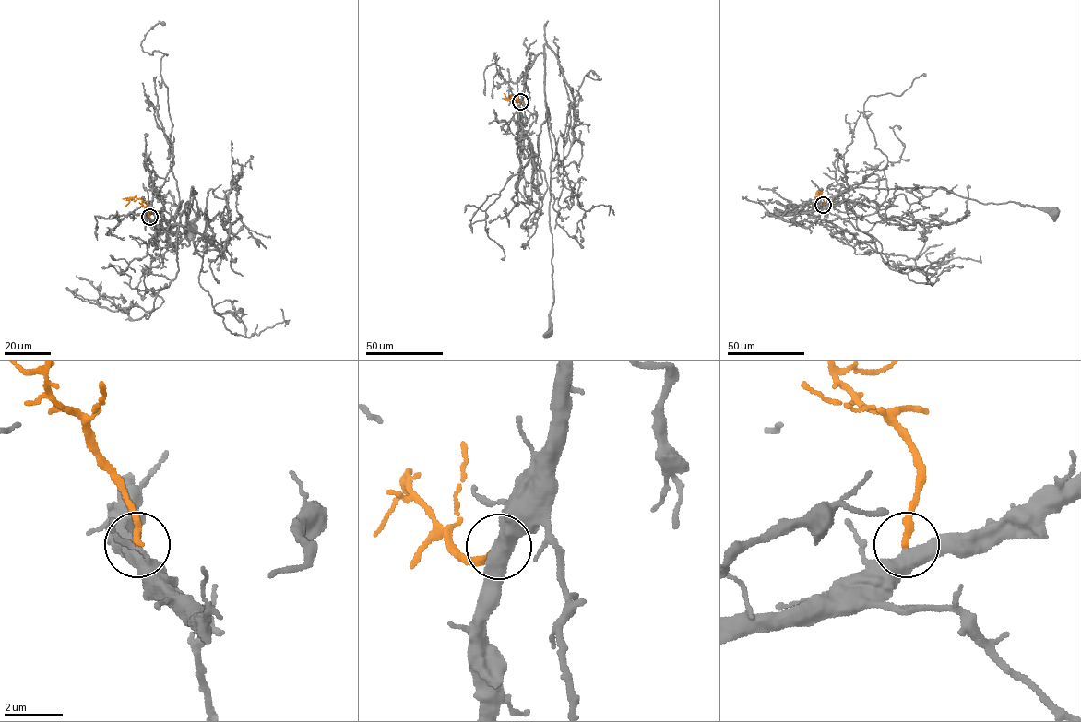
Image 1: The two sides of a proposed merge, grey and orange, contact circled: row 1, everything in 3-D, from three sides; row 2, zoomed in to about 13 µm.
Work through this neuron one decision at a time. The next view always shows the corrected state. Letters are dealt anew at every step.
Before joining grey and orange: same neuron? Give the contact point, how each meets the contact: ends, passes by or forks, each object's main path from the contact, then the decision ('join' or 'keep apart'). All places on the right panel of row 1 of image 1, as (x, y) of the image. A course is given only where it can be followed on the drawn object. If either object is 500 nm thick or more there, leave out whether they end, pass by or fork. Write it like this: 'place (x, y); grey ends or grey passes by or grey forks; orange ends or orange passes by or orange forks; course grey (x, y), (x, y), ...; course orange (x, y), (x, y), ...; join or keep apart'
place (823, 205); grey passes by; orange ends; course grey (823, 205), (775, 209), (808, 213), (856, 187), (923, 187), (1055, 214); course orange (823, 205), (824, 200), (816, 192), (819, 190), (814, 196); join

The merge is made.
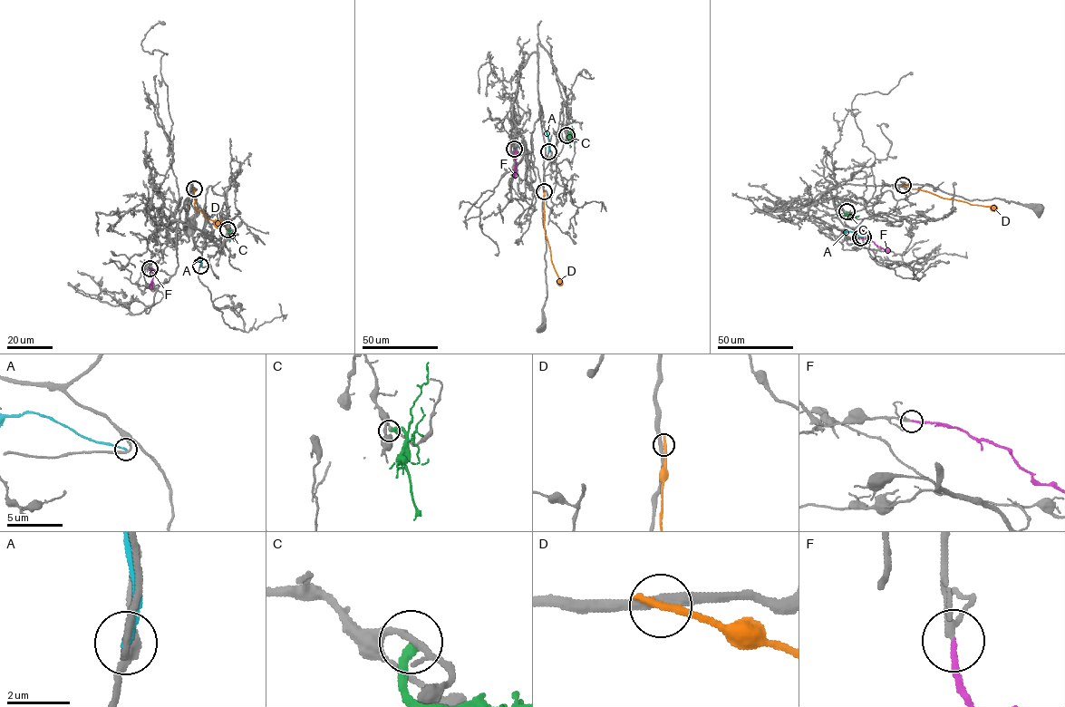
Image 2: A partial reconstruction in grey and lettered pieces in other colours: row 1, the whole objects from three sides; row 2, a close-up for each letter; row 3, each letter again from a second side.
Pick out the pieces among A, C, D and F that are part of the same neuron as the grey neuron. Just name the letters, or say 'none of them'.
F

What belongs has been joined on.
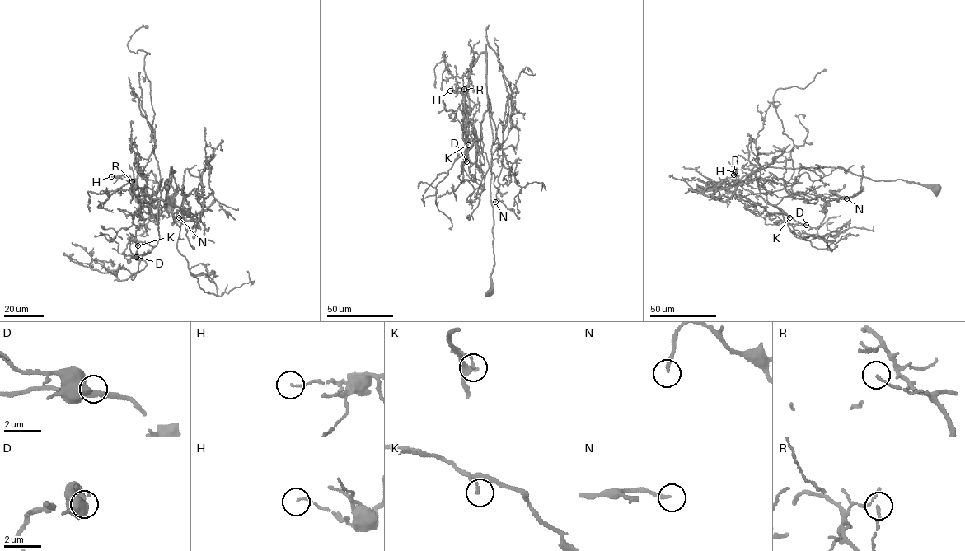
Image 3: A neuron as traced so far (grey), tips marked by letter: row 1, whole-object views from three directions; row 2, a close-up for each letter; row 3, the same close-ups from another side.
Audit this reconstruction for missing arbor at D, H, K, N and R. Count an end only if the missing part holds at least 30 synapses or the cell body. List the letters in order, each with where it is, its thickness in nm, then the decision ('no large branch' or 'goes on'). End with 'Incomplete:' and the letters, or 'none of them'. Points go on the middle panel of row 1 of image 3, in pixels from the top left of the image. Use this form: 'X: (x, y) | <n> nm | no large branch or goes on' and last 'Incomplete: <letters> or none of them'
D: (466, 161) | 550 nm | no large branch
H: (450, 91) | 90 nm | no large branch
K: (468, 145) | 110 nm | no large branch
N: (495, 202) | 170 nm | goes on
R: (464, 89) | 120 nm | no large branch
Incomplete: N

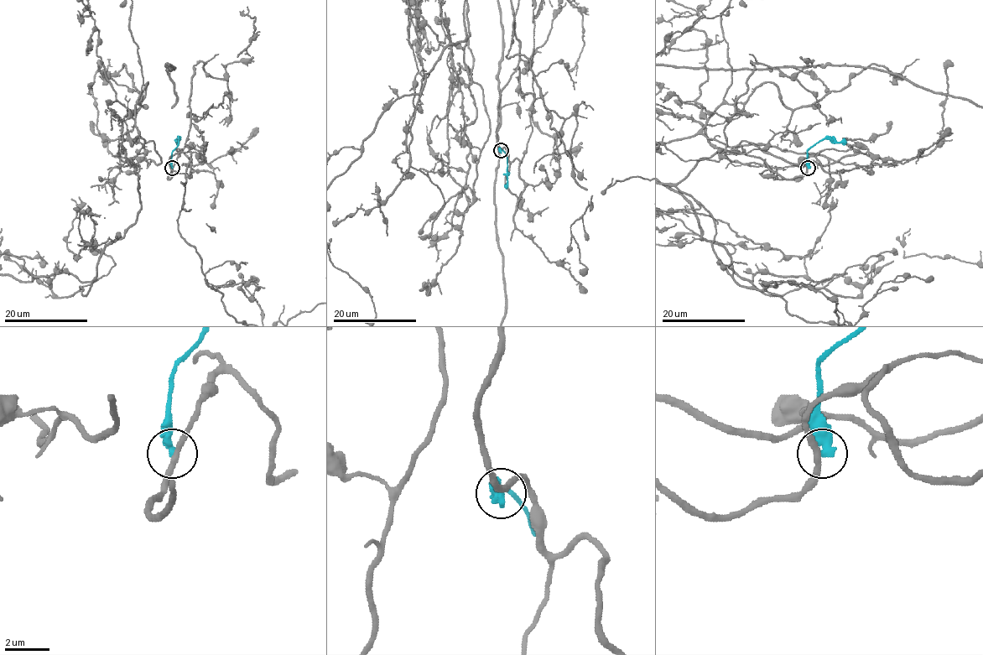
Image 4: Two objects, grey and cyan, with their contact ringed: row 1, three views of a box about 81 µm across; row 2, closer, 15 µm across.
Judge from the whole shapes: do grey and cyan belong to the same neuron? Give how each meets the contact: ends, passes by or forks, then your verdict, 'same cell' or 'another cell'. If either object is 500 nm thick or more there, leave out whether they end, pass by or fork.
grey passes by | cyan ends | another cell

